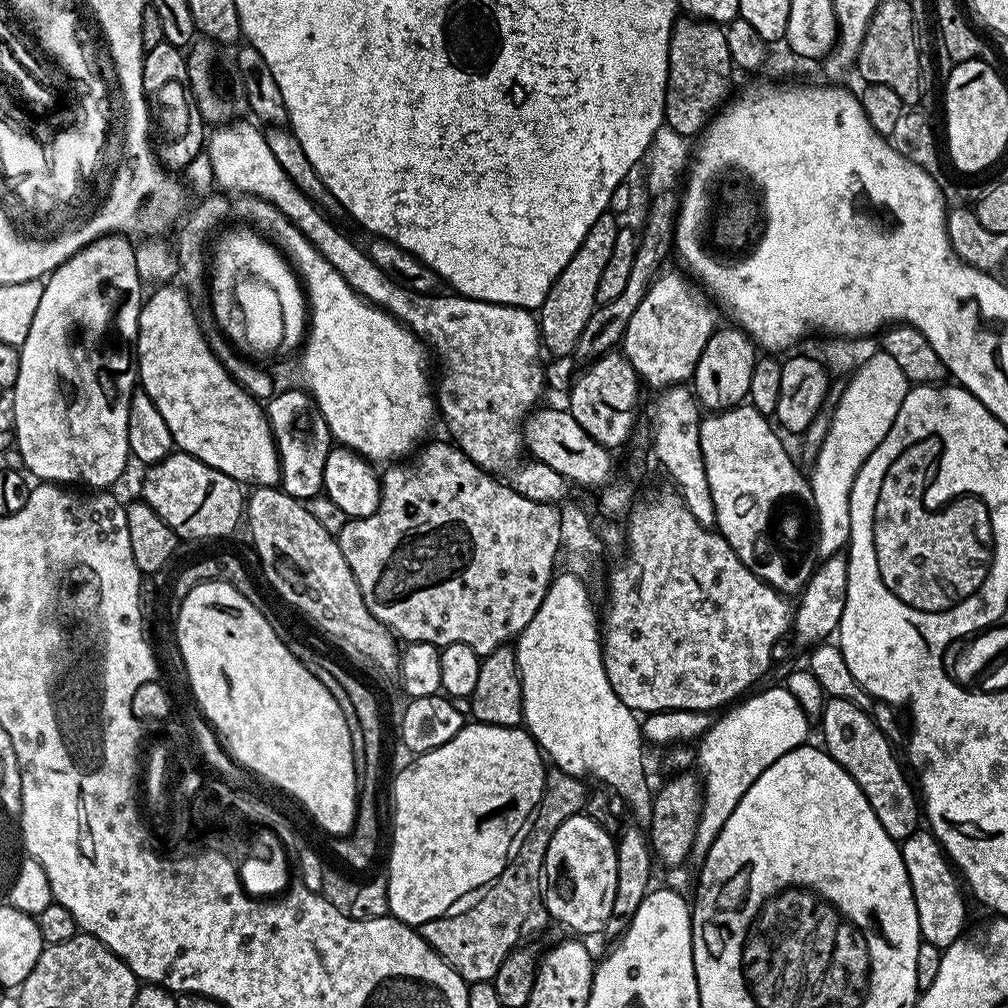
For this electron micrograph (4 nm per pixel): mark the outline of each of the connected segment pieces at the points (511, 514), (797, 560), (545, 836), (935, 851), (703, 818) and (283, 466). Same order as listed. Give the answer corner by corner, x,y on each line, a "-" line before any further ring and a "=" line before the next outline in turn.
451,442
427,444
419,449
420,457
413,464
396,462
385,467
388,469
382,472
380,504
369,517
353,519
342,526
338,537
340,549
342,554
346,554
346,562
350,562
350,570
354,570
354,578
358,578
358,590
362,590
362,598
370,614
374,614
374,618
378,618
378,622
386,625
401,641
430,642
437,646
462,642
483,658
489,656
495,648
505,647
513,638
519,637
525,626
534,618
534,614
538,614
538,606
542,606
542,598
546,598
546,590
554,575
552,563
555,562
556,555
559,557
562,552
560,509
557,505
534,502
518,494
511,483
504,481
503,484
500,481
503,479
485,472
=
751,402
725,408
722,412
712,412
700,421
702,458
705,459
706,479
716,511
715,527
726,538
734,554
738,554
740,561
758,578
762,578
762,582
781,594
800,594
818,564
817,549
809,543
809,533
808,536
804,533
804,523
807,520
809,523
814,516
814,494
809,477
800,473
799,466
784,449
779,435
781,433
773,427
769,417
763,416
=
559,770
549,771
544,781
544,793
538,811
526,835
509,855
508,865
504,867
502,874
498,874
498,878
485,888
462,894
462,898
458,898
458,902
454,902
454,906
450,906
450,910
446,910
446,914
442,914
437,920
419,925
418,931
423,940
468,984
492,981
502,962
519,945
516,944
519,940
538,935
540,928
550,924
545,901
542,899
544,855
552,832
566,818
579,813
585,807
586,788
580,784
583,783
575,776
568,776
=
928,830
912,832
910,838
906,838
900,844
900,853
906,866
906,874
910,878
910,890
914,894
914,906
918,910
922,940
932,943
941,950
949,948
966,931
966,925
964,925
965,893
962,891
961,881
953,865
944,855
936,837
=
778,686
751,696
741,699
740,708
730,709
721,720
713,719
699,741
698,762
702,772
704,805
700,807
696,840
692,844
693,857
703,858
710,846
714,846
714,838
718,838
726,818
730,818
742,794
755,782
758,774
762,774
762,770
774,766
782,754
790,754
790,750
803,748
809,743
810,719
790,690
=
300,400
298,406
276,411
270,417
270,423
272,437
277,440
276,451
280,453
279,487
301,502
321,495
324,491
323,470
328,452
334,447
332,431
328,428
326,418
319,410
309,411

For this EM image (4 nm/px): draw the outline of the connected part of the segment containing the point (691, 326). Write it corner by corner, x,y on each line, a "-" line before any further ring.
666,272
653,279
648,293
638,302
622,341
624,357
636,367
637,373
648,374
647,385
649,382
659,388
691,379
706,342
718,328
713,301
699,287
688,285
678,273

